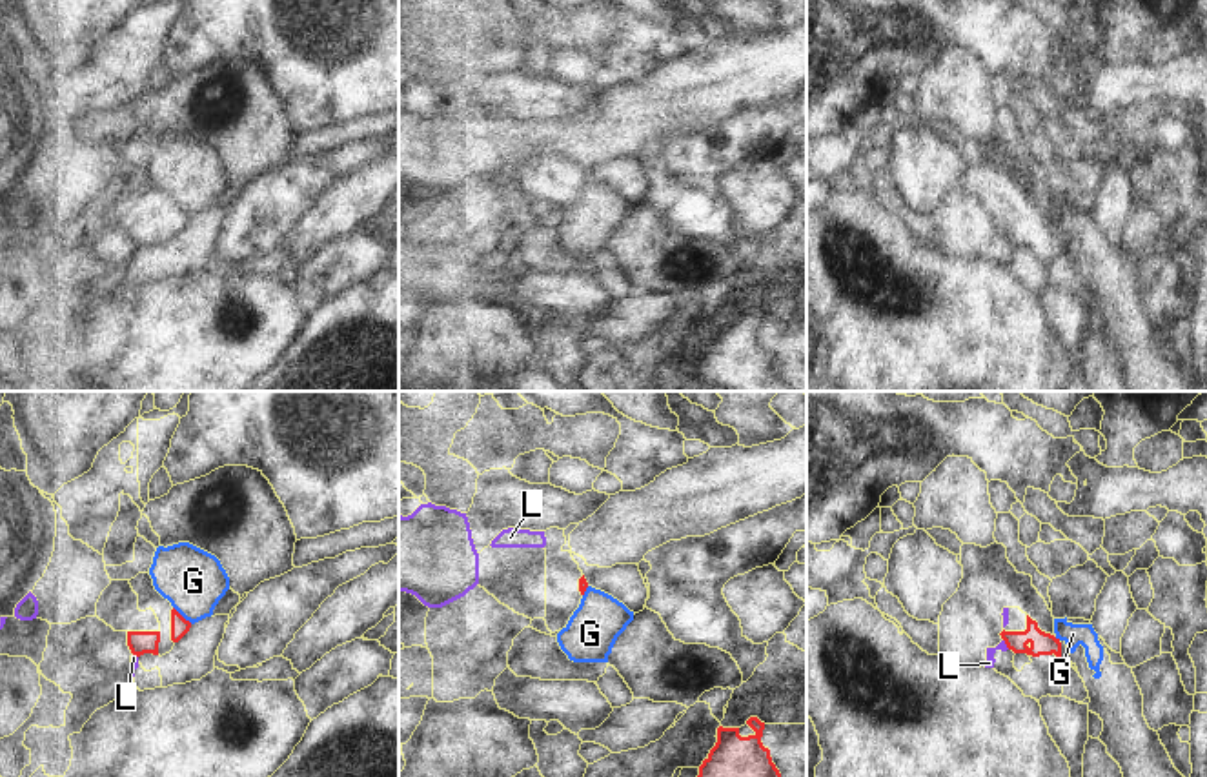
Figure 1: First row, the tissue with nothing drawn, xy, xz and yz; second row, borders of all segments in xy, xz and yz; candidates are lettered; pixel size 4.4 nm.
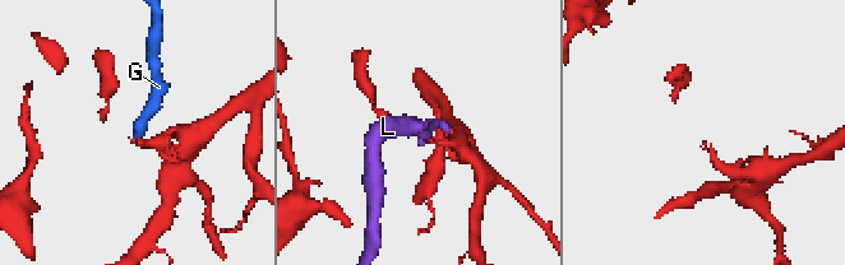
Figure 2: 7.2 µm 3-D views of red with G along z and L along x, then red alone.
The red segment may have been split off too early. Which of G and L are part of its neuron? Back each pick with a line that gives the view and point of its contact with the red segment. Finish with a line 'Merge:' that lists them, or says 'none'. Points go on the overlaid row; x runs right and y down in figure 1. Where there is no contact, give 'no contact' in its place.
Merge: none

